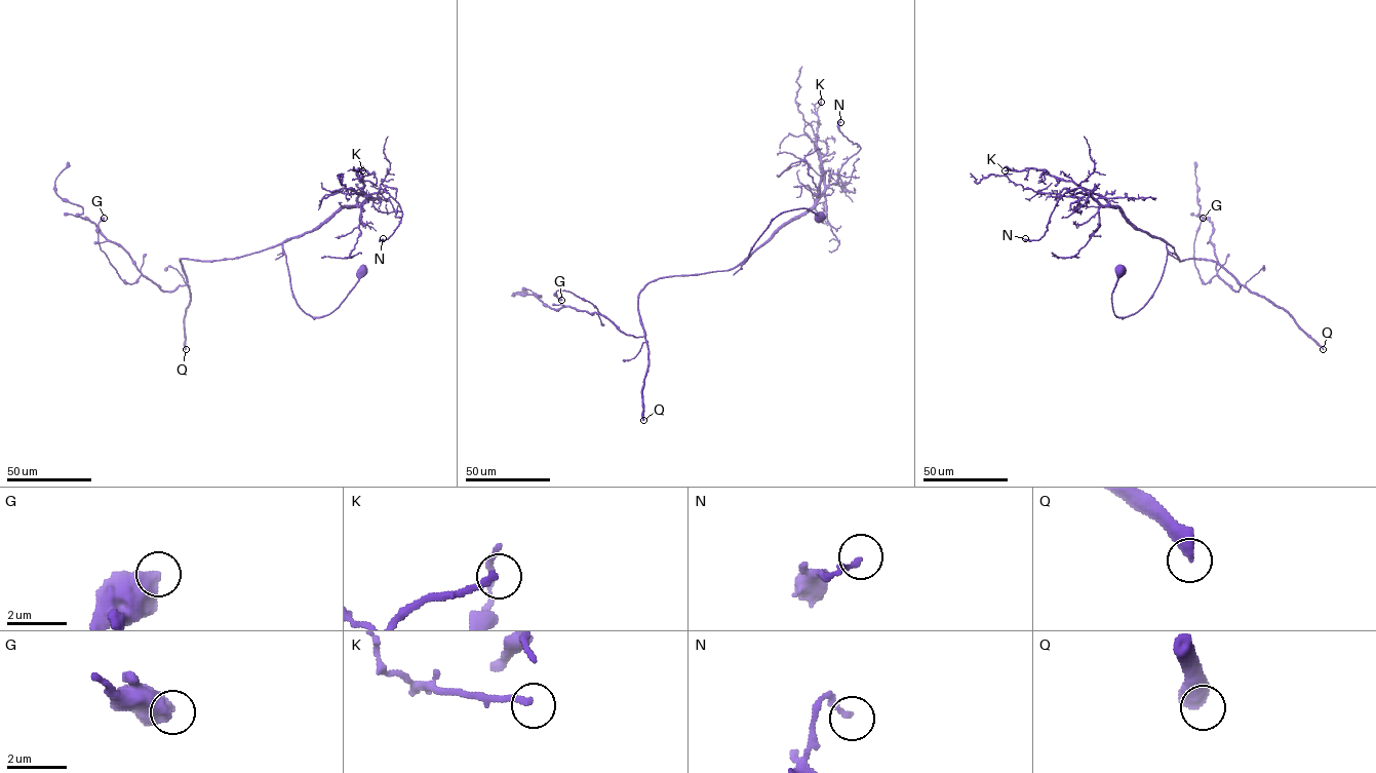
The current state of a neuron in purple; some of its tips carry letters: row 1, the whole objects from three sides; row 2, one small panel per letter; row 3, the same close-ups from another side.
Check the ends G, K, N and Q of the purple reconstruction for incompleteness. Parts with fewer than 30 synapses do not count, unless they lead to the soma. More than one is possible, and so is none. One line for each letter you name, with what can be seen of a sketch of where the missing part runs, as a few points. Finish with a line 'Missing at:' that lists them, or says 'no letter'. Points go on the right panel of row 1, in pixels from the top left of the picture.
Missing at: Q

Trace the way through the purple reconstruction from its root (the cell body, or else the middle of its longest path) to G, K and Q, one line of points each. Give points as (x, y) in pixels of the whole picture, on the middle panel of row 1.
G: (822, 218), (781, 213), (744, 264), (651, 281), (638, 298), (643, 337), (569, 292), (556, 291), (561, 300)
K: (822, 218), (806, 208), (779, 214), (741, 263), (815, 205), (822, 176), (815, 105), (821, 102)
Q: (822, 218), (806, 208), (781, 213), (744, 264), (660, 277), (640, 292), (638, 311), (649, 356), (643, 420)

